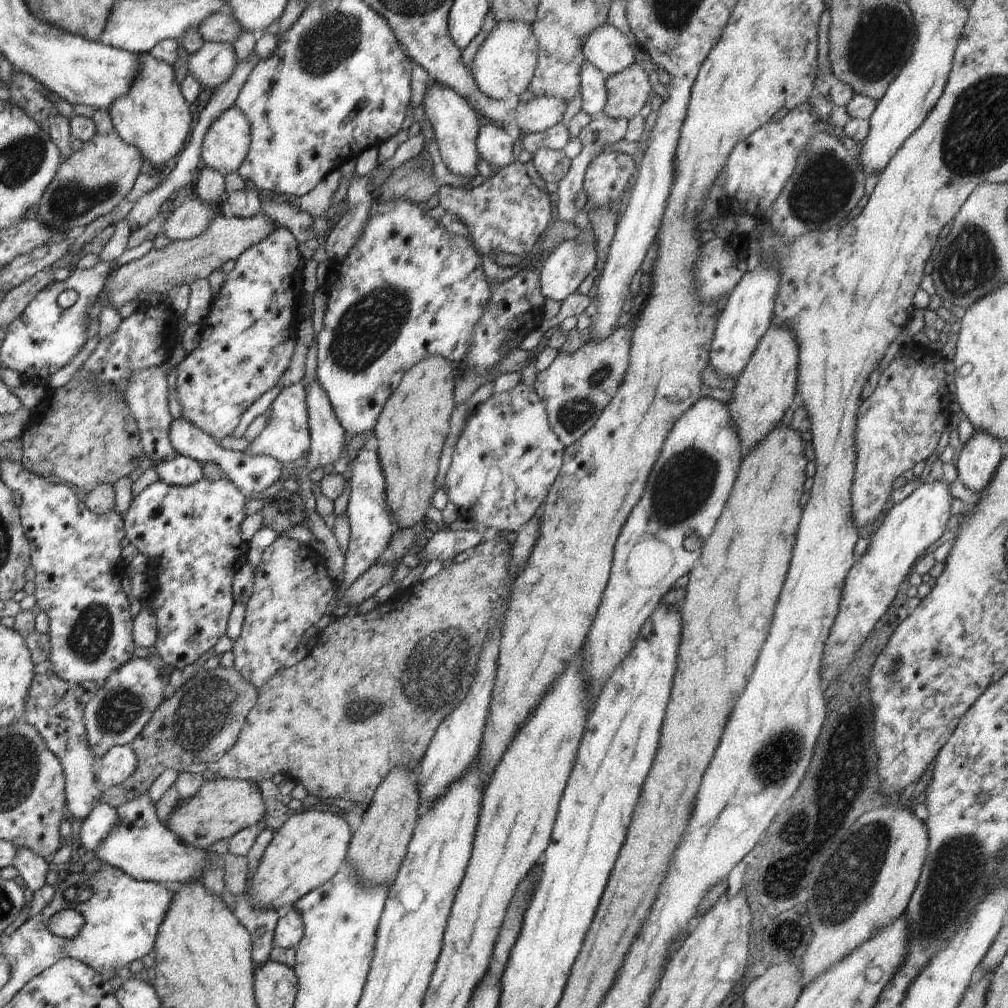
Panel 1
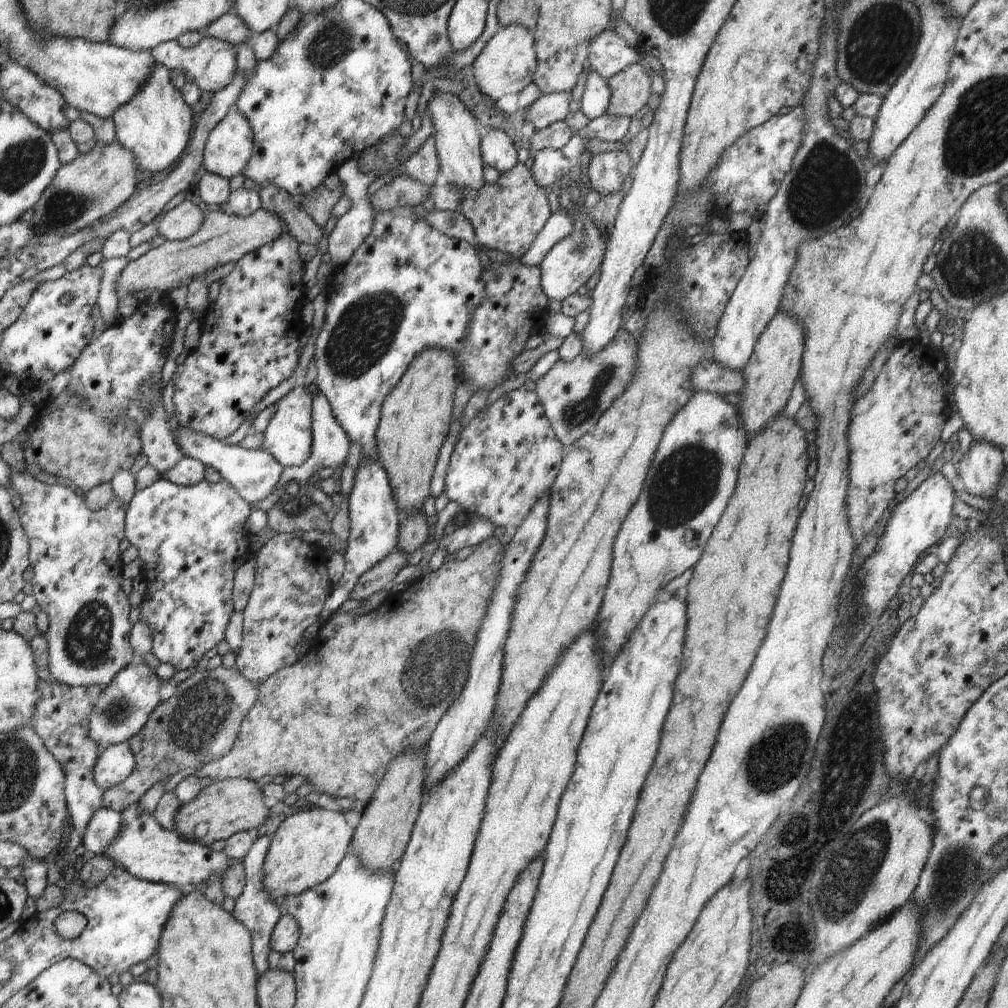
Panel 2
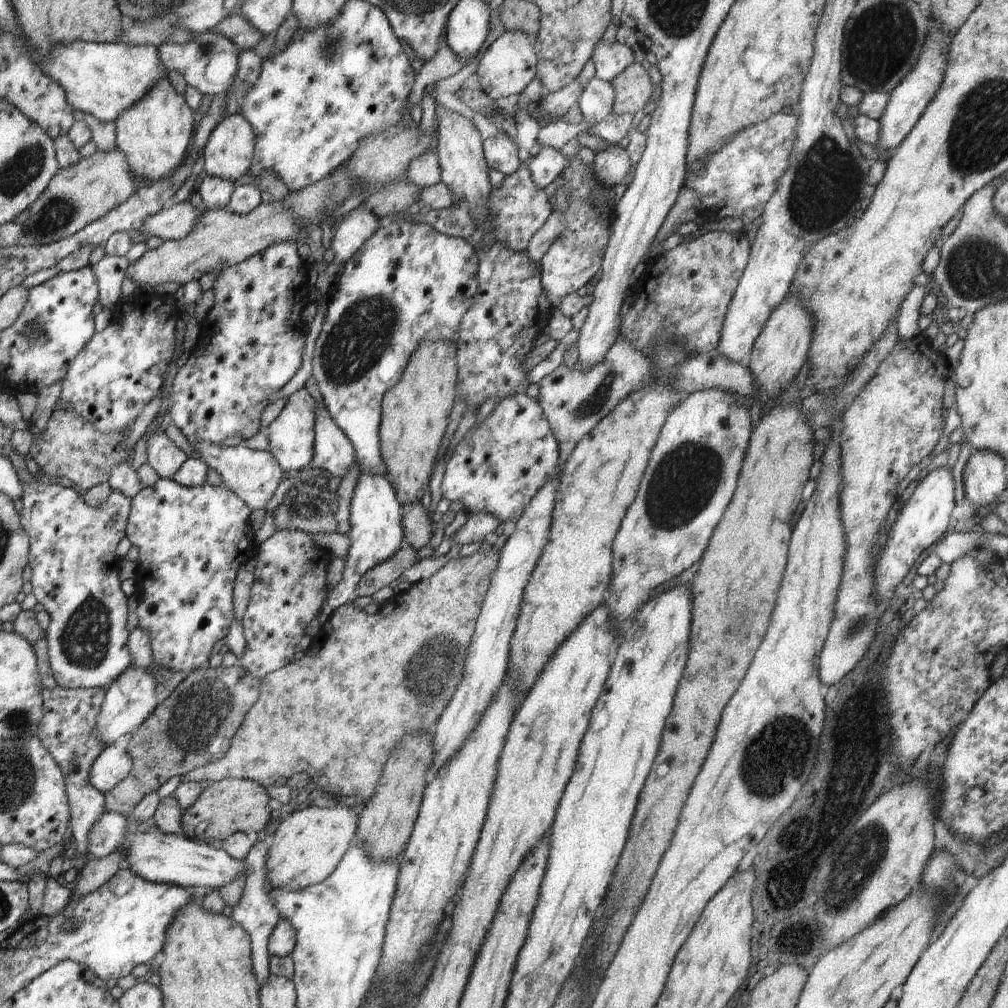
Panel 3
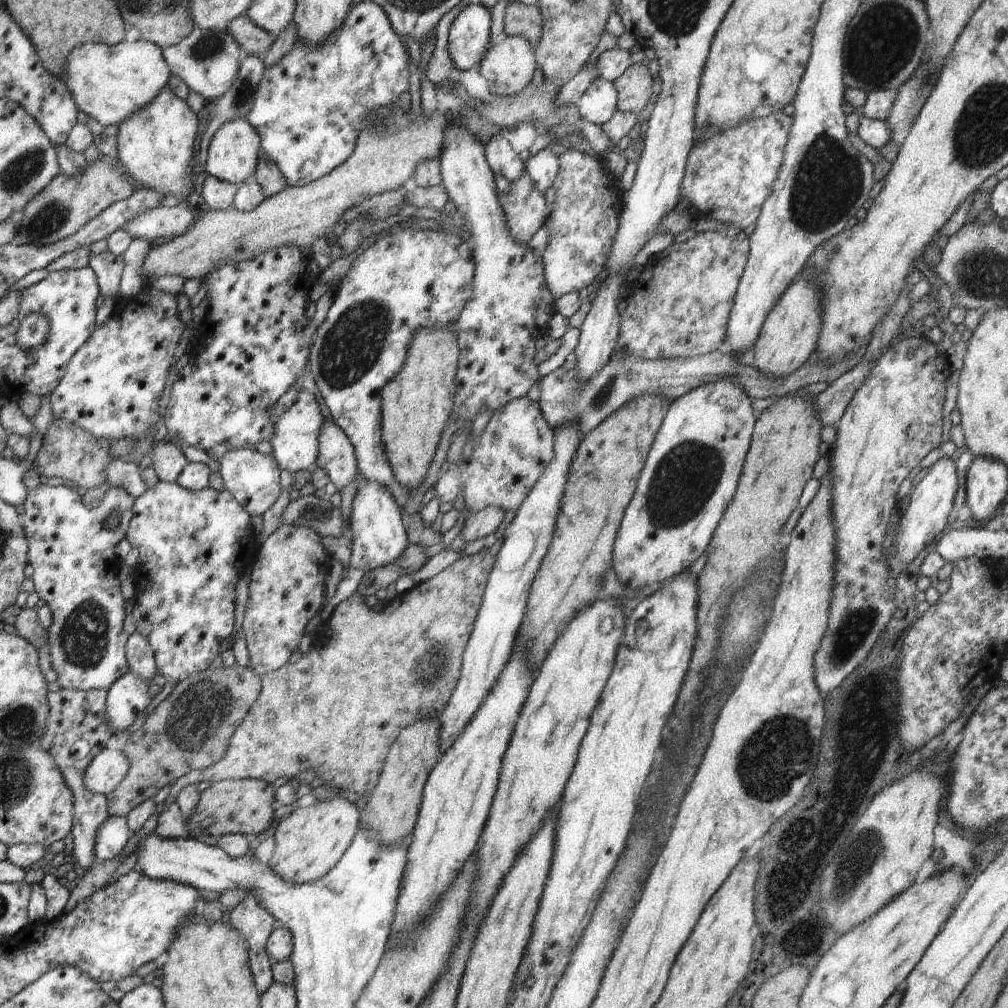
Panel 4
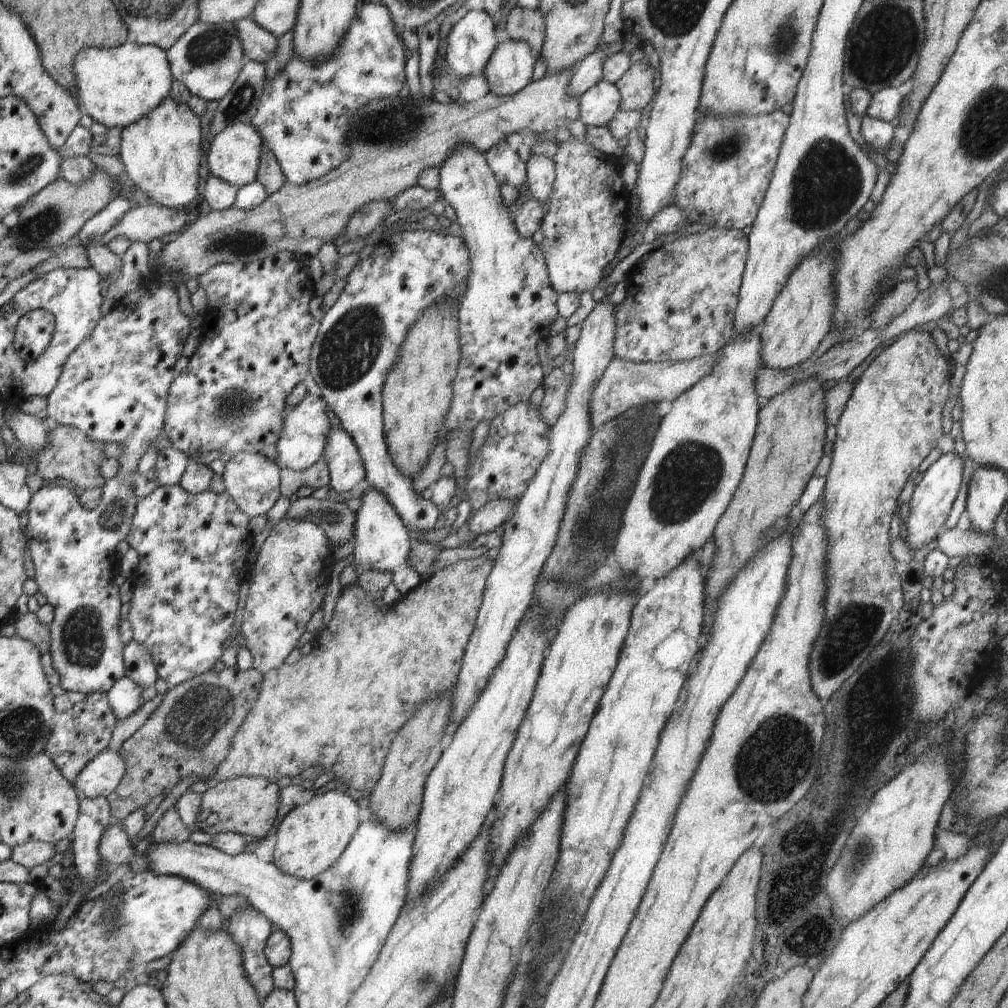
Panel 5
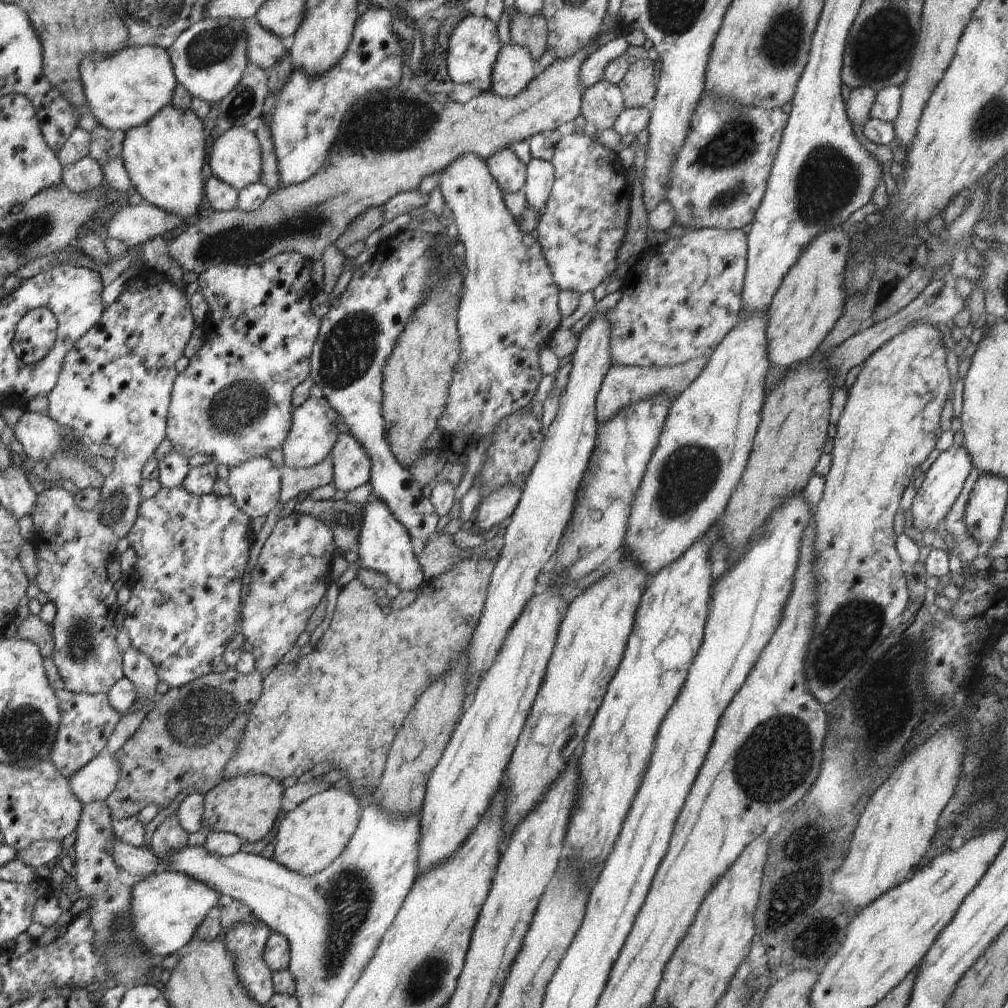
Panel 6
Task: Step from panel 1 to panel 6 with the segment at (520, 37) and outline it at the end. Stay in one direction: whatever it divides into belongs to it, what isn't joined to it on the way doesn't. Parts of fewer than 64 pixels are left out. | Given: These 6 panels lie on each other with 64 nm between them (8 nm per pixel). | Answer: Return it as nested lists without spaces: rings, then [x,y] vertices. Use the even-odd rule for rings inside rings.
[[[518,44],[503,45],[492,66],[491,90],[508,98],[520,94],[535,77],[534,63],[526,48]]]

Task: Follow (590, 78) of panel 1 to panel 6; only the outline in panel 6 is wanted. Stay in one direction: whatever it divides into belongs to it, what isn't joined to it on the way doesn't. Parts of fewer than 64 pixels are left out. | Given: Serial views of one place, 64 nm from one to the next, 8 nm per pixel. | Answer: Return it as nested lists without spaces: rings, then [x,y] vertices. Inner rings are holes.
[[[604,80],[583,91],[581,115],[597,130],[612,129],[624,109],[624,97],[618,85]]]

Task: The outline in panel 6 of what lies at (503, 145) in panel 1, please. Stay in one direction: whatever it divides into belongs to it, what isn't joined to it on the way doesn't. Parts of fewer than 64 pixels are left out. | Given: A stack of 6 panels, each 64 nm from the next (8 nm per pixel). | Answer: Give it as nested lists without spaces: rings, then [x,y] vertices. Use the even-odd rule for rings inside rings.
[[[502,148],[485,159],[492,178],[502,193],[516,193],[523,190],[526,180],[526,164],[516,158],[510,148]]]

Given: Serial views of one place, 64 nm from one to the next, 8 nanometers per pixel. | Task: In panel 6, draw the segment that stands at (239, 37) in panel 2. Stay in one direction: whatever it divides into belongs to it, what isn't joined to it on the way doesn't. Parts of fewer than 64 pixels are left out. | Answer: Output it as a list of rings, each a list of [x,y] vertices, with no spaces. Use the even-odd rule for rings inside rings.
[[[246,20],[246,54],[250,61],[264,71],[272,68],[278,60],[286,56],[282,39],[269,30],[262,28],[257,22]]]

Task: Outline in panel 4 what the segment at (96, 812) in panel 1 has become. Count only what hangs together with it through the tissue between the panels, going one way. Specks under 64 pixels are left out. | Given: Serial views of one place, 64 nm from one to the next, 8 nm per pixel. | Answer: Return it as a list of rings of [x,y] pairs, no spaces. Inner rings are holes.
[[[109,815],[96,834],[96,842],[94,842],[96,860],[104,861],[116,858],[131,836],[132,832],[128,828],[126,817]]]

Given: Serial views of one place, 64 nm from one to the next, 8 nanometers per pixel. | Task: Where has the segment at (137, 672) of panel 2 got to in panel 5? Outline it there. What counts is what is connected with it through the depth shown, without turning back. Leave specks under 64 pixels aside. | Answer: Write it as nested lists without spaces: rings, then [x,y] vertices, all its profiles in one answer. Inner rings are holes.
[[[124,675],[107,692],[108,704],[116,720],[124,720],[142,708],[141,695],[144,688]]]

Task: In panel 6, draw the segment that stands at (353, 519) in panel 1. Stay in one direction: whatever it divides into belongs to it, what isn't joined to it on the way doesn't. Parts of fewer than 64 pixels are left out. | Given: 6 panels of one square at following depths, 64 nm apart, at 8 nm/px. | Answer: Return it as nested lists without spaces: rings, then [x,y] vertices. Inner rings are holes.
[[[374,494],[366,505],[363,506],[364,516],[362,516],[362,526],[358,534],[356,551],[358,553],[358,565],[360,568],[380,572],[397,586],[401,591],[414,591],[425,583],[424,575],[420,564],[416,562],[416,555],[410,545],[411,536],[408,531],[390,512],[390,508],[377,498]]]

